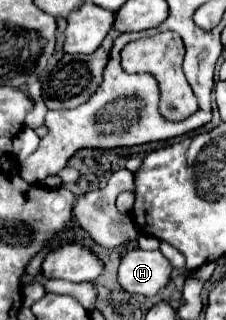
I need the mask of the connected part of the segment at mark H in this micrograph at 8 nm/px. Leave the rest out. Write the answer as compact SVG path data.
M134 248L126 252L118 268L118 284L130 294L154 296L170 282L172 266L160 250L146 252Z

